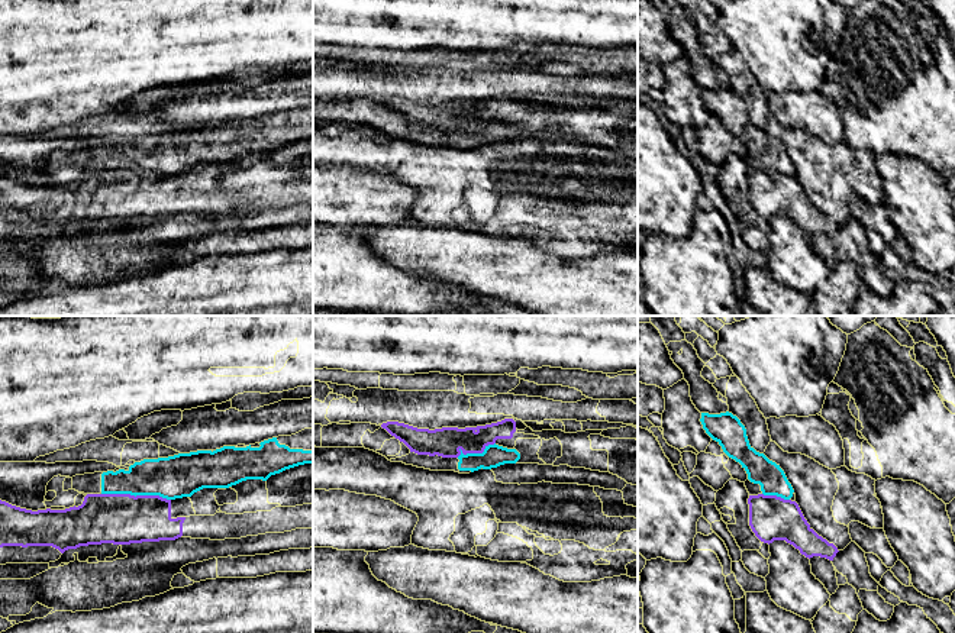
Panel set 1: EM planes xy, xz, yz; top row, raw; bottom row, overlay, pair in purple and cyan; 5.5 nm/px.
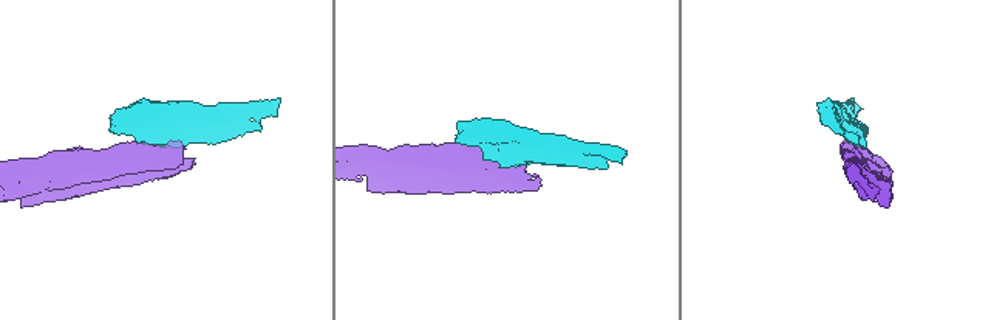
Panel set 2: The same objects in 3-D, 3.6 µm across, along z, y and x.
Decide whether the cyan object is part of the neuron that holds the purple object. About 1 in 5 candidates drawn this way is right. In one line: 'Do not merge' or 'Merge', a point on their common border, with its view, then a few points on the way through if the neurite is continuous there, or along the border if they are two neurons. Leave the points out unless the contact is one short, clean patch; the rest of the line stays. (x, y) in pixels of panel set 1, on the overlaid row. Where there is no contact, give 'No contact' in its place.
Do not merge. Touches purple at xy (136, 496). Boundary: xy (102, 493), (161, 496), (170, 500)

